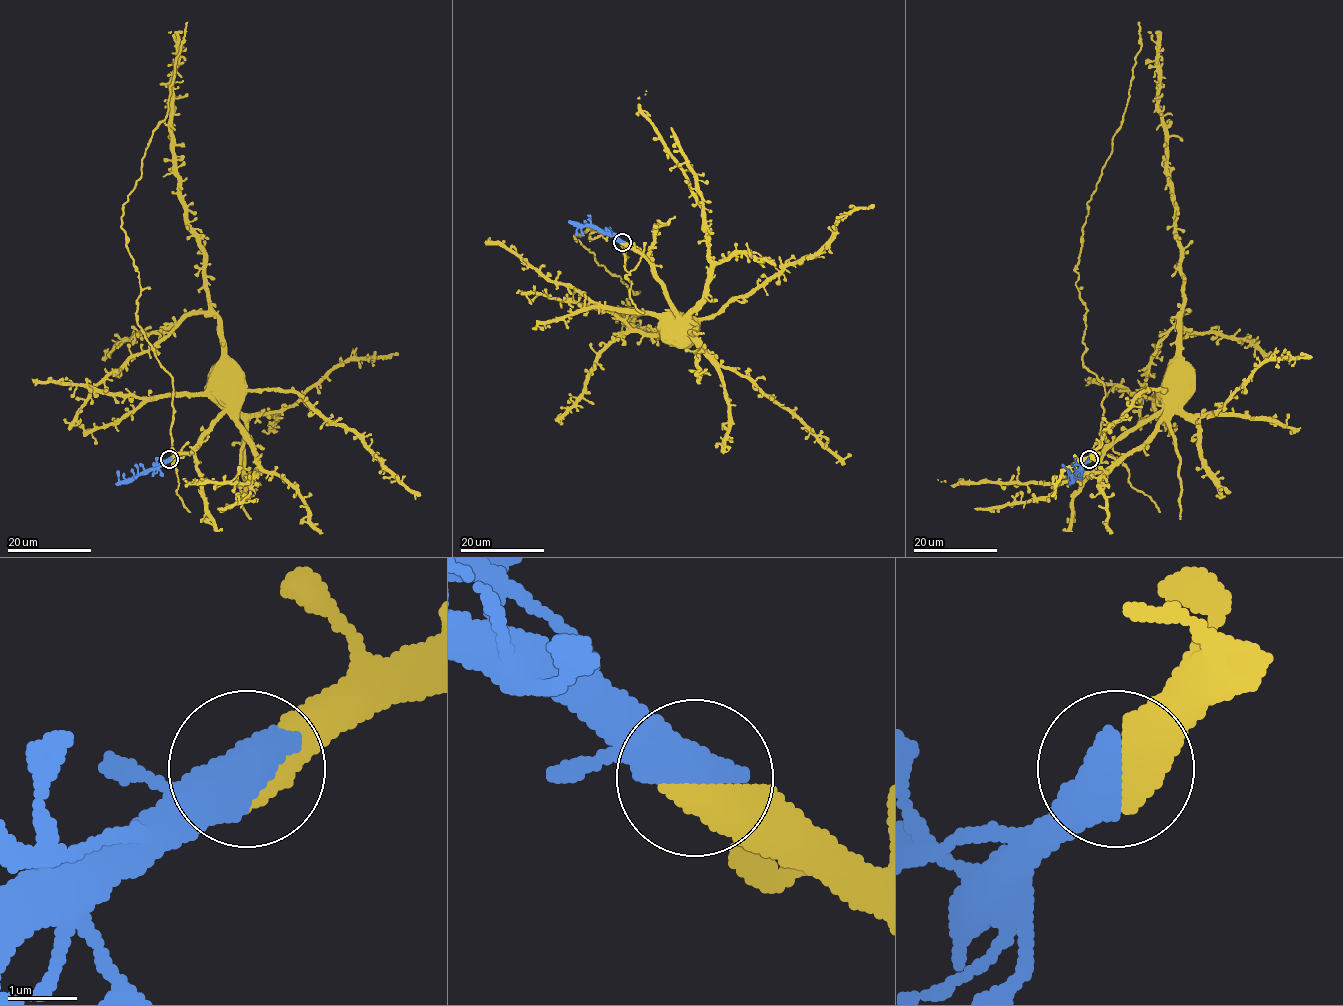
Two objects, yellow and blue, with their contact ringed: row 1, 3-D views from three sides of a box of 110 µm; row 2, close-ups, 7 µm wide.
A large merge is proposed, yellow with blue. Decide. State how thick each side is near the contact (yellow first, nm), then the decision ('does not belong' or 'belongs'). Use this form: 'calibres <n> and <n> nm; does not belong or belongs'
calibres 650 and 700 nm; belongs

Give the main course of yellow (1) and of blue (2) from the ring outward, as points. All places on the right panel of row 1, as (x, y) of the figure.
1: (1089, 459), (1152, 418), (1163, 405), (1163, 387), (1171, 379)
2: (1088, 459), (1070, 481), (1067, 471)

